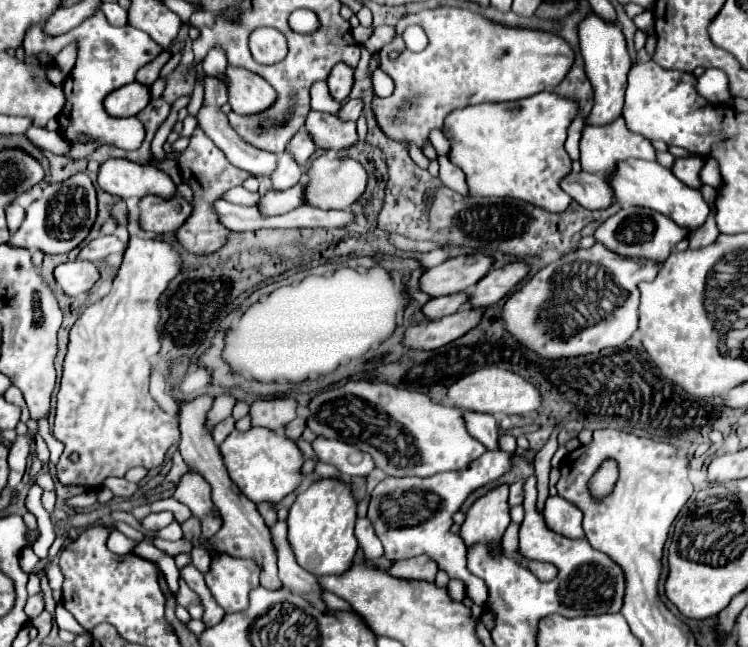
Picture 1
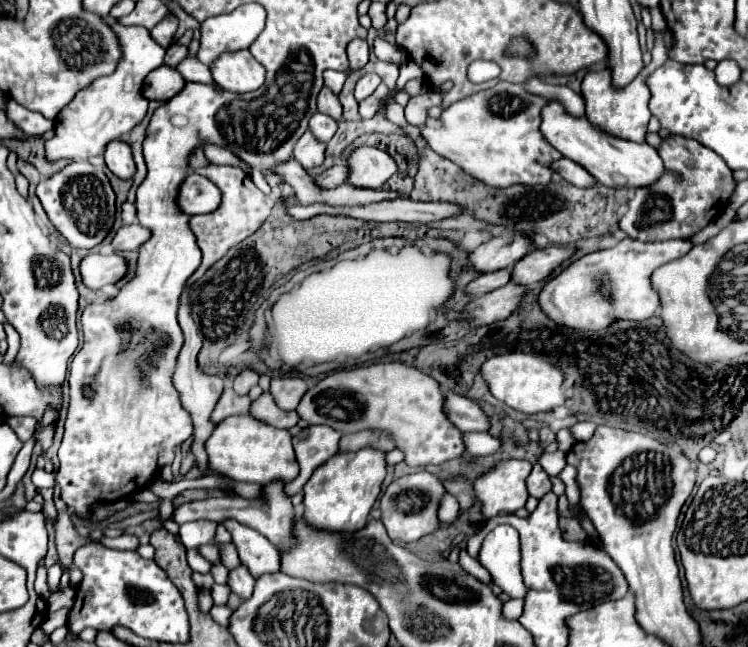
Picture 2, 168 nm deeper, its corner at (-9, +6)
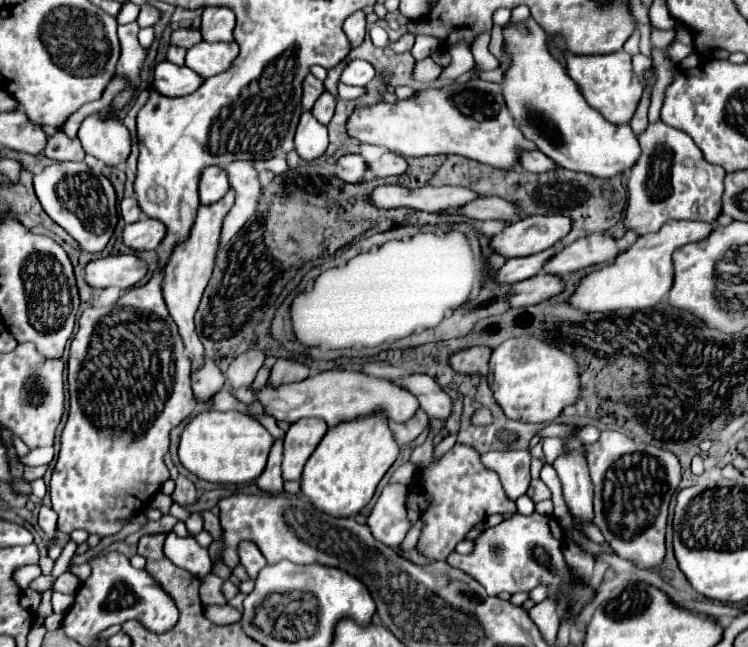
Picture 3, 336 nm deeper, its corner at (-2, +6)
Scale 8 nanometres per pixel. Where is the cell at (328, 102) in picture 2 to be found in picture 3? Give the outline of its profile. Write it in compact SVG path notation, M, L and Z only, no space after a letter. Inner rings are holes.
M310 74L310 76L306 76L302 88L304 88L304 94L302 94L302 106L304 106L304 110L310 110L310 108L314 106L314 102L318 100L318 96L322 94L324 84L322 84L318 78L314 78L314 76Z

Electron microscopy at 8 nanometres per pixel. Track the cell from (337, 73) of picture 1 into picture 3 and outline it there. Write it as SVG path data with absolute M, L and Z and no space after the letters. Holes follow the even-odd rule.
M358 10L354 14L350 14L344 22L344 32L352 42L352 48L360 46L364 40L364 32L366 32L366 12Z

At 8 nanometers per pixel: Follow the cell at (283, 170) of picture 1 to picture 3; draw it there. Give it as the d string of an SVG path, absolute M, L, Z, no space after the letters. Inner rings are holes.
M304 112L300 116L300 124L296 128L296 152L304 160L314 160L326 152L328 146L328 130L324 124L314 120L312 112Z

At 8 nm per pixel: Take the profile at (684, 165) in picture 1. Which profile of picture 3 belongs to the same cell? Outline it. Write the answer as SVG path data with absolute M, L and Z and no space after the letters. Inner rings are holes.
M662 120L648 124L646 130L638 136L642 156L638 164L634 164L630 178L628 178L628 208L624 224L628 230L642 234L658 232L666 220L700 220L700 222L714 222L720 216L720 202L724 192L724 168L714 166L702 158L700 148L686 136L686 132L678 132L678 128L670 128Z

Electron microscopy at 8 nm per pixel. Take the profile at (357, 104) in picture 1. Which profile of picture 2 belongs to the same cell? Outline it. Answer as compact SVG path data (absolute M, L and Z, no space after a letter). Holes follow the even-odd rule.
M365 74L365 76L357 82L357 86L355 86L355 98L357 98L357 102L369 98L379 84L381 84L381 78L379 78L377 74Z

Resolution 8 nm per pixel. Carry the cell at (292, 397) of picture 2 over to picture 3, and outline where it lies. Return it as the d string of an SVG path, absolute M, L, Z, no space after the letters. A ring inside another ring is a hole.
M280 358L270 374L272 384L290 384L290 382L300 382L310 376L310 368L298 360L288 360Z

